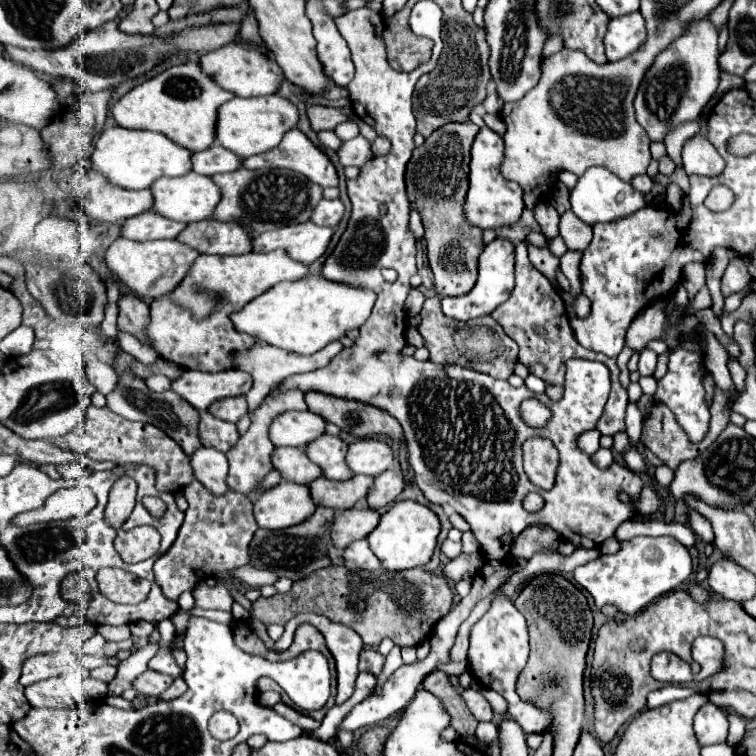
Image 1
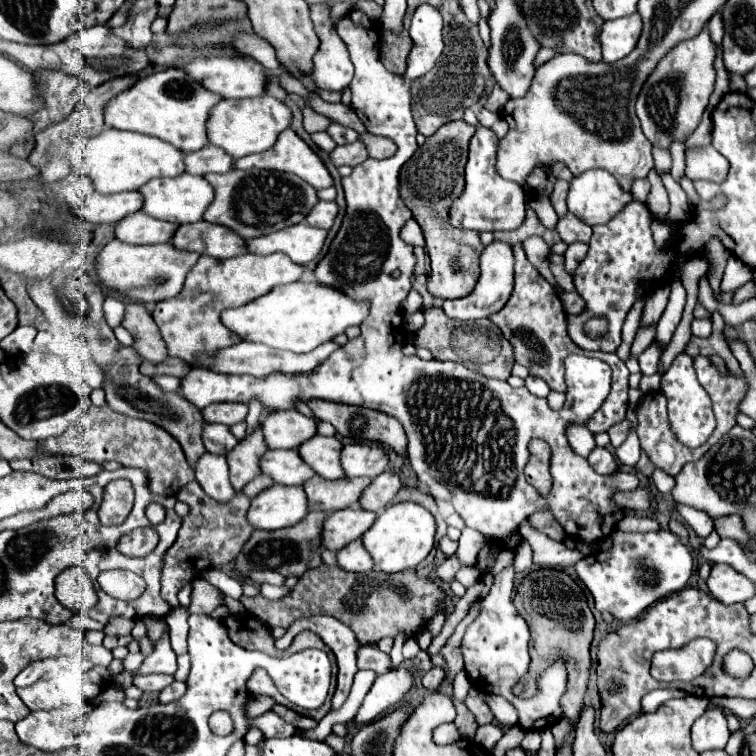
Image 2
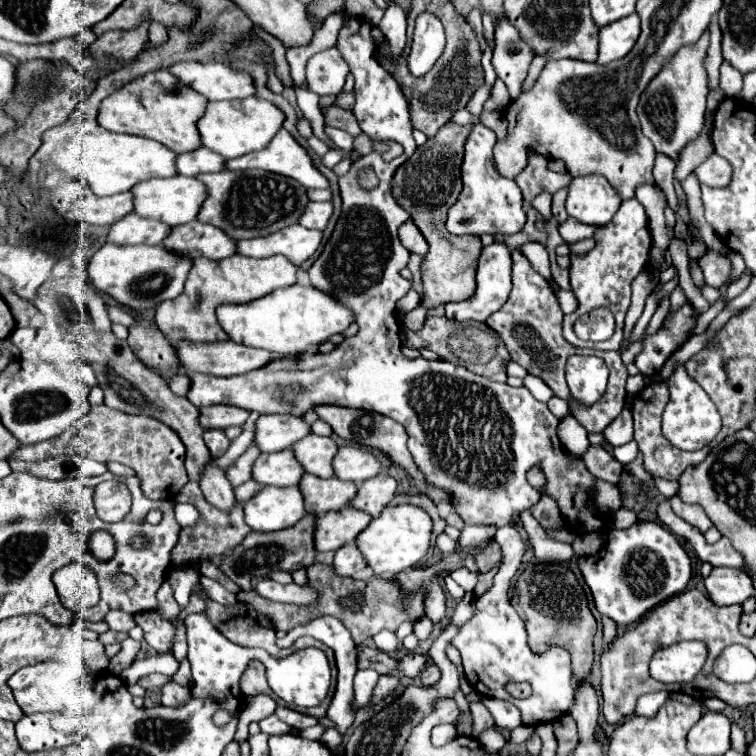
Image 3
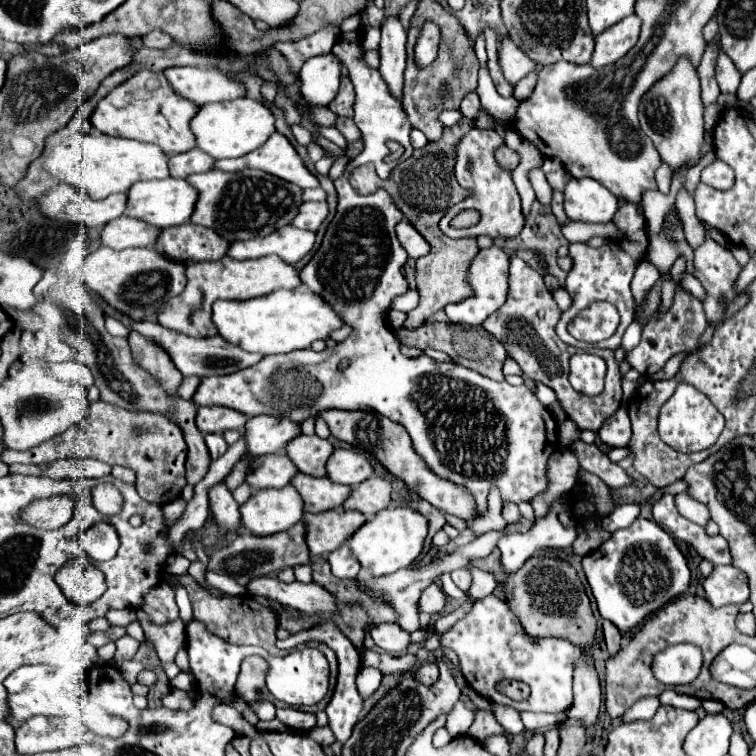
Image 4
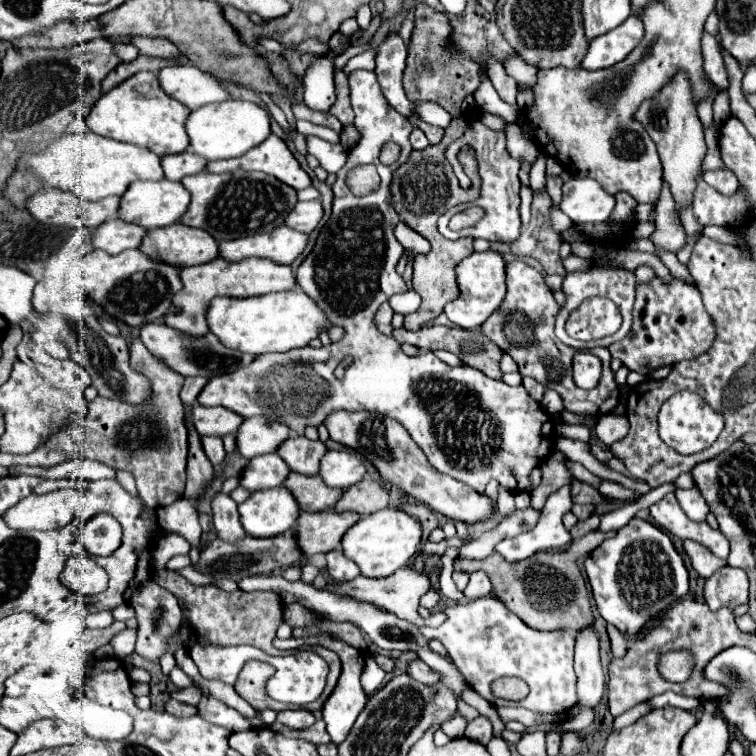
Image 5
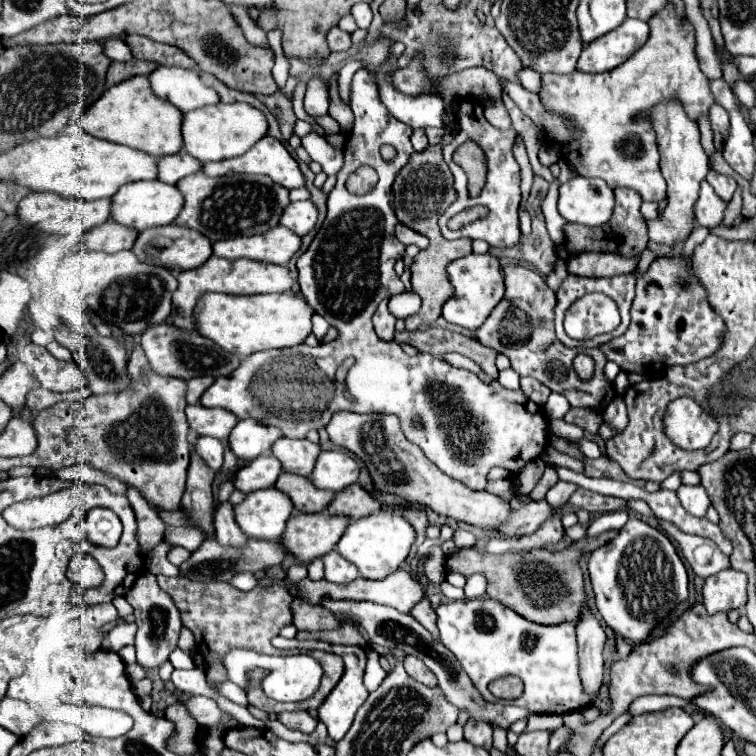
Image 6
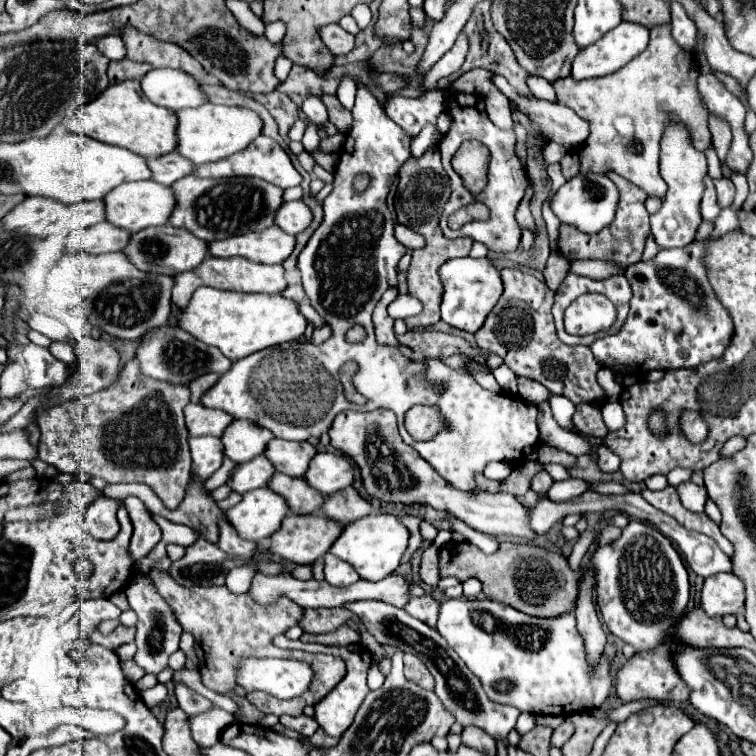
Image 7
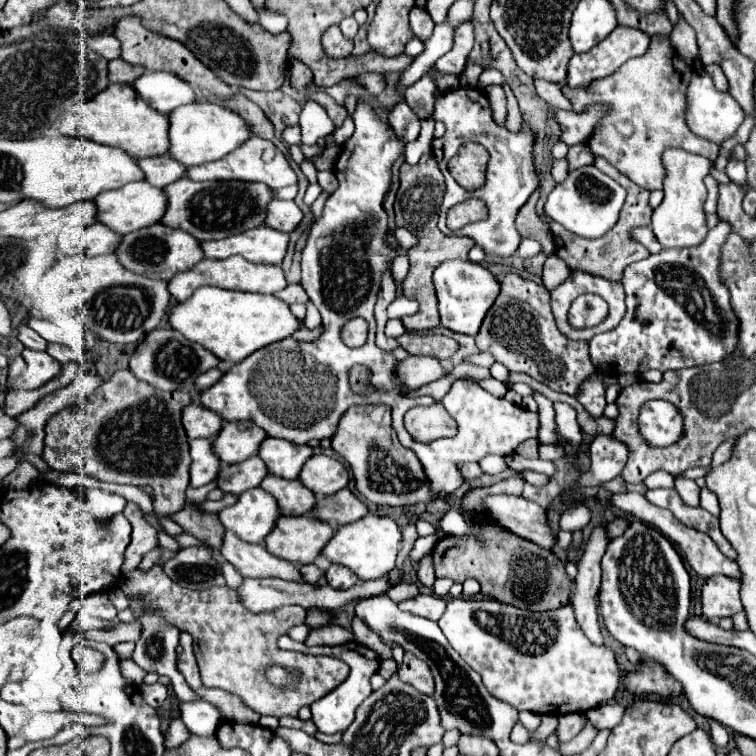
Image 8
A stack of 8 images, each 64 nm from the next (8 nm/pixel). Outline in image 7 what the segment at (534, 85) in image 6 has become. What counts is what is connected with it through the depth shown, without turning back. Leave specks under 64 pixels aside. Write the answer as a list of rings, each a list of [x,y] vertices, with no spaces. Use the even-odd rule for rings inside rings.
[[[528,76],[526,78],[526,84],[528,84],[530,92],[536,98],[542,98],[542,100],[548,100],[548,102],[554,100],[554,88],[552,88],[552,84],[548,80],[544,80],[540,76]]]

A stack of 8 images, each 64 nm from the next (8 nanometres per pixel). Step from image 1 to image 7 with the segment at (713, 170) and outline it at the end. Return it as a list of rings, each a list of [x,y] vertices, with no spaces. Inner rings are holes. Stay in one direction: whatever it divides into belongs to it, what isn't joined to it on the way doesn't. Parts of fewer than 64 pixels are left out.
[[[716,178],[712,182],[714,182],[716,192],[718,192],[718,204],[722,208],[726,208],[734,200],[734,184],[732,184],[732,180],[730,178]]]

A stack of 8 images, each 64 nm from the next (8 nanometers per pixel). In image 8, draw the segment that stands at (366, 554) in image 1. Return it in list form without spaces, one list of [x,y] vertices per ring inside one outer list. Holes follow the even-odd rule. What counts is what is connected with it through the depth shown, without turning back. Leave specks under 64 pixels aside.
[[[330,564],[330,568],[326,570],[326,580],[328,580],[328,584],[332,588],[344,590],[344,588],[354,586],[358,582],[358,576],[350,568],[346,568],[342,564]]]

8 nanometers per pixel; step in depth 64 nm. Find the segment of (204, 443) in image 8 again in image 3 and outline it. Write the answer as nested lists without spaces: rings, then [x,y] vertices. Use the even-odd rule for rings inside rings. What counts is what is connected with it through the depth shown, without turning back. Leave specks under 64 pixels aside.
[[[218,428],[206,430],[204,432],[204,442],[206,442],[206,446],[208,446],[208,450],[214,458],[222,456],[230,446],[230,438],[224,434],[224,430],[218,430]]]

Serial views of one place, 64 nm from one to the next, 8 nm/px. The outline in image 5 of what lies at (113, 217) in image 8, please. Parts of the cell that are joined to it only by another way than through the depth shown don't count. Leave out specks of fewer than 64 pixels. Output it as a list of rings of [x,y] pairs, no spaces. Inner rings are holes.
[[[172,180],[158,181],[136,181],[132,183],[132,188],[124,192],[122,202],[120,202],[120,218],[140,224],[148,230],[154,228],[164,228],[170,224],[180,222],[180,218],[186,214],[190,204],[190,192],[182,186],[182,182],[172,182]]]

